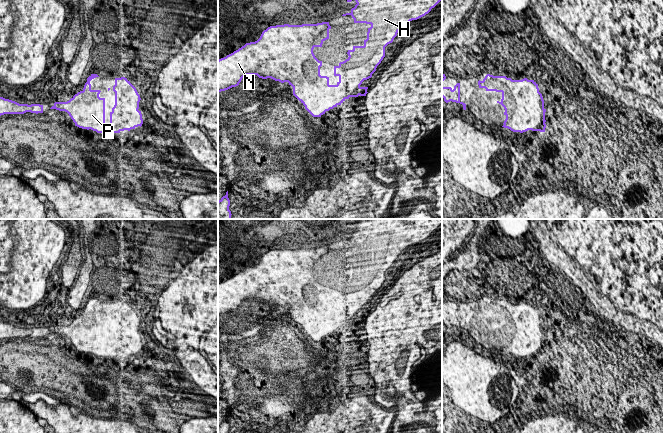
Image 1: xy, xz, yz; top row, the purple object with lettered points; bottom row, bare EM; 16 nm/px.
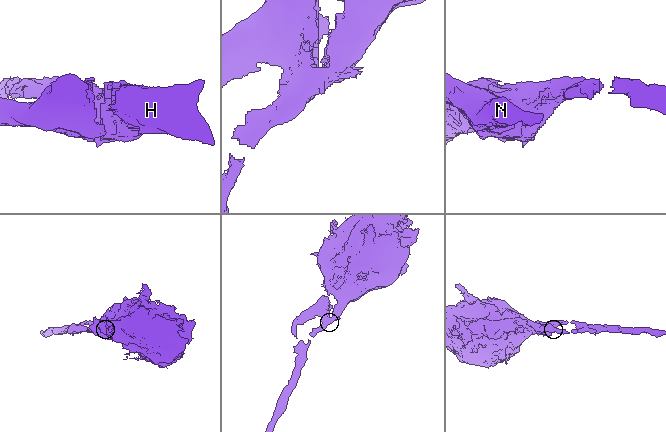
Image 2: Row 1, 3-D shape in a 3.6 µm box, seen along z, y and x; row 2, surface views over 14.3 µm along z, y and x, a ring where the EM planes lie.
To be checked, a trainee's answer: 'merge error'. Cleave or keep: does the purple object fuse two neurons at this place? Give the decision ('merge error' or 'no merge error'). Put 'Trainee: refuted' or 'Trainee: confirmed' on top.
Trainee: refuted
no merge error

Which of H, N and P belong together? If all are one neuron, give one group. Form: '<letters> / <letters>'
H N P

